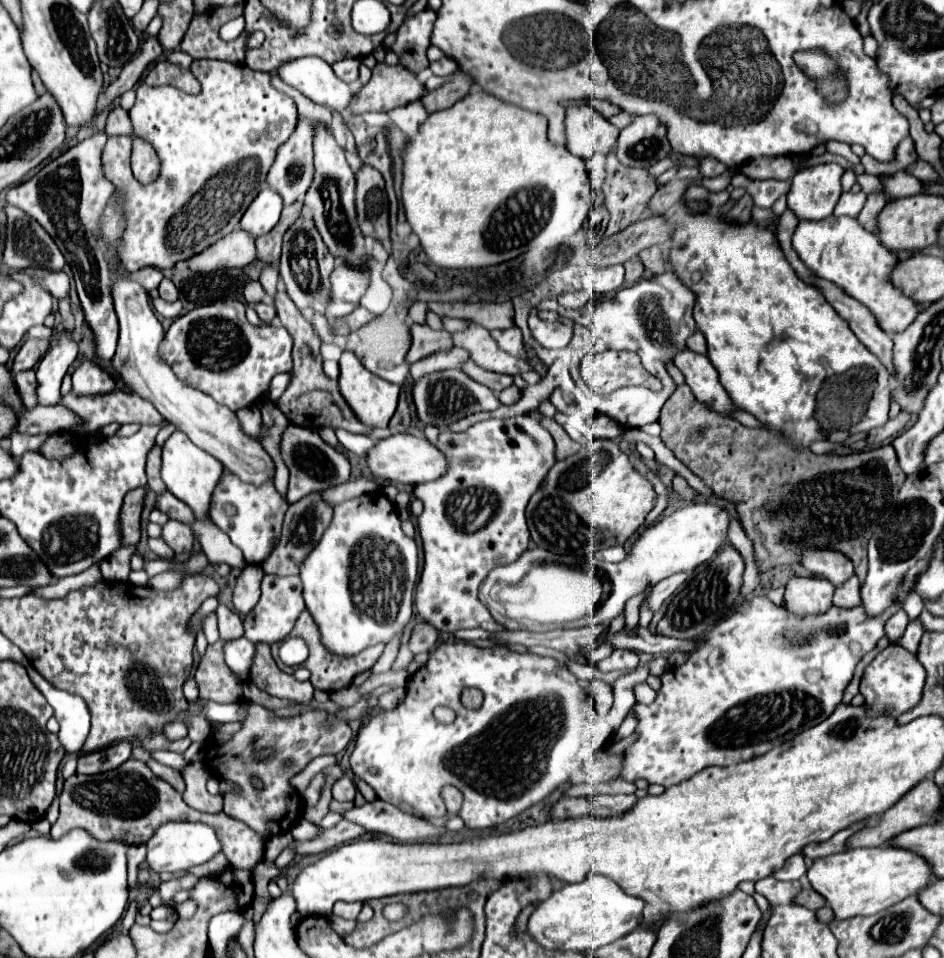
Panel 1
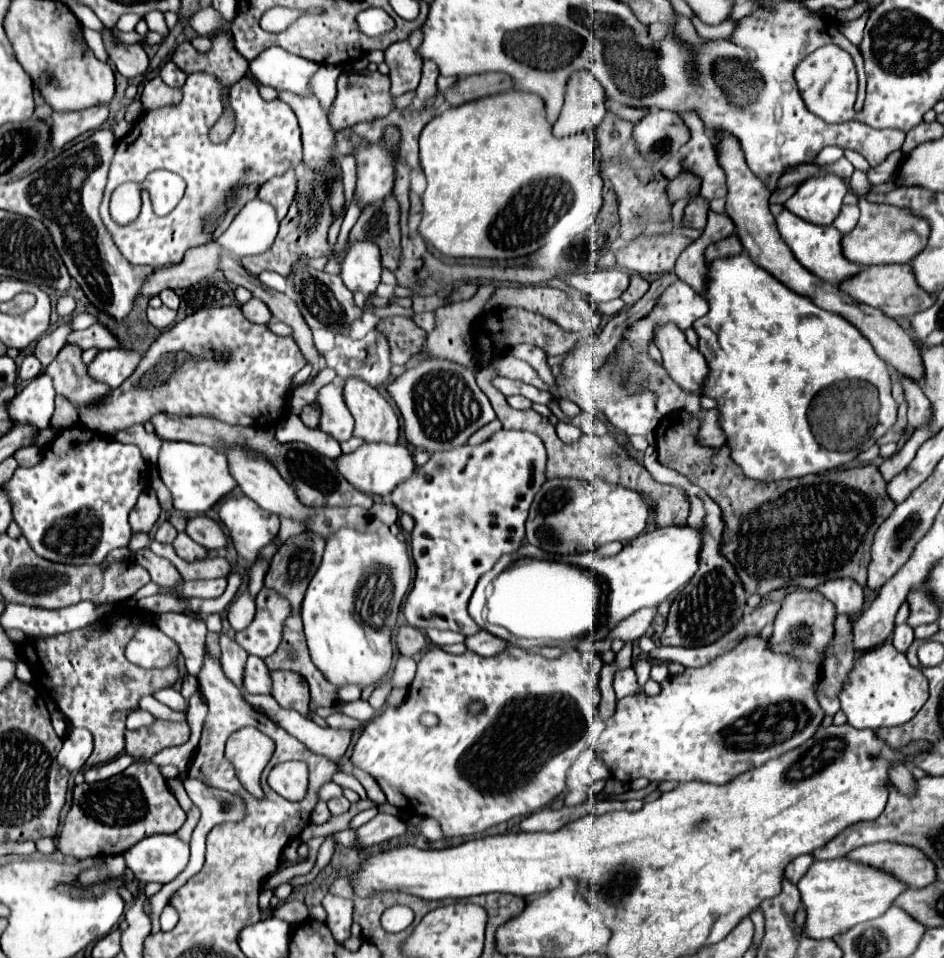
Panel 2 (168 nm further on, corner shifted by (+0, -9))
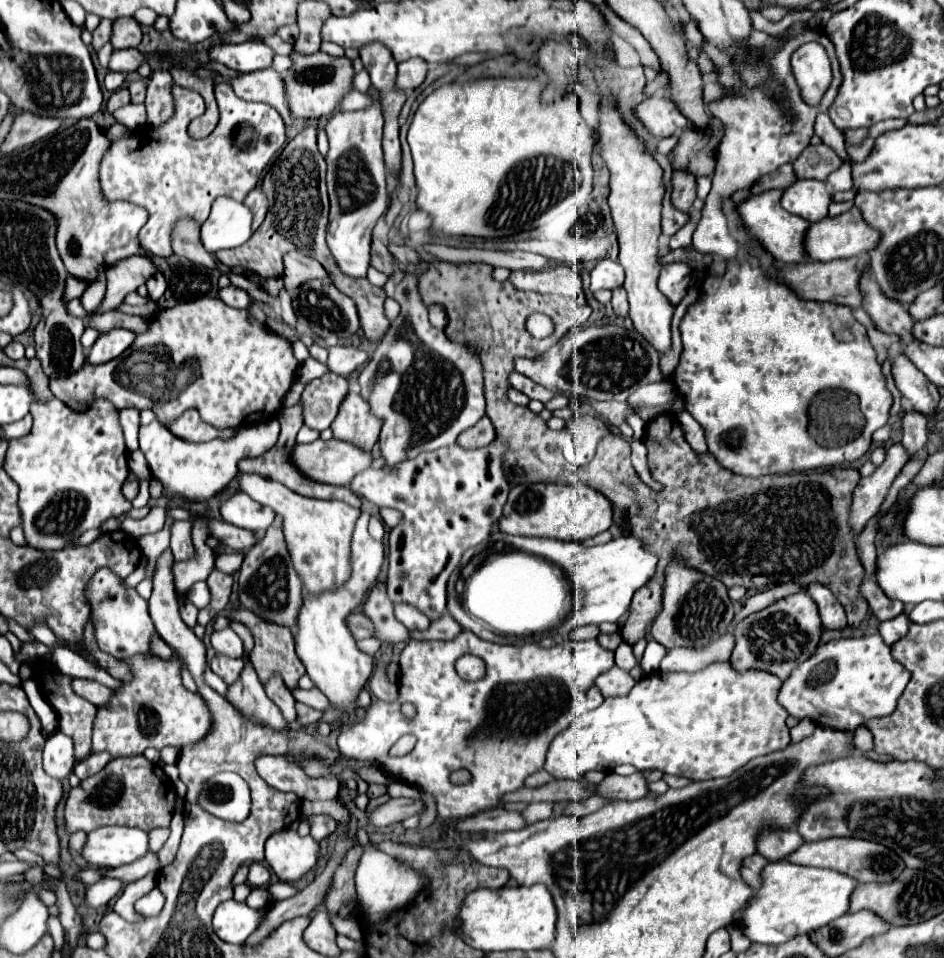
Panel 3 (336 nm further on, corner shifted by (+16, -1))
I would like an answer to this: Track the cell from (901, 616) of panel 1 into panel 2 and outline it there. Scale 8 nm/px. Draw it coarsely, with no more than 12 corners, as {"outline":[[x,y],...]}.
{"outline":[[896,625],[892,645],[904,653],[914,641],[910,625]]}

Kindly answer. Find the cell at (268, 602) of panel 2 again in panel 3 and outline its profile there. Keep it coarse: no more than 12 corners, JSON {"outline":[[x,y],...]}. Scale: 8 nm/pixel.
{"outline":[[214,631],[216,653],[242,657],[242,639],[230,631]]}

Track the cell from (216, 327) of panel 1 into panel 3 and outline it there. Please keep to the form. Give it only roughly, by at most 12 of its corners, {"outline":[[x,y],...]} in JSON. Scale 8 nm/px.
{"outline":[[202,297],[160,311],[104,365],[50,379],[168,427],[188,407],[236,429],[276,419],[290,341]]}

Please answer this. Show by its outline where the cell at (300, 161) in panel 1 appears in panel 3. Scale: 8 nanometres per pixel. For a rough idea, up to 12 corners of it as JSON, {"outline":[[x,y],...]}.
{"outline":[[262,189],[248,193],[244,205],[254,213],[256,231],[268,213],[268,199]]}

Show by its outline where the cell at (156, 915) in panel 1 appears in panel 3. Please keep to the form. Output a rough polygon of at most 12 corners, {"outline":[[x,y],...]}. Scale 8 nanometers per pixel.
{"outline":[[158,887],[140,897],[134,907],[144,915],[158,915],[164,895]]}

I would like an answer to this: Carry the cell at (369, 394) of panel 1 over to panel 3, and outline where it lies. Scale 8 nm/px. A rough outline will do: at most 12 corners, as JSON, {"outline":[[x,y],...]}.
{"outline":[[348,393],[330,429],[336,439],[372,451],[382,421]]}

